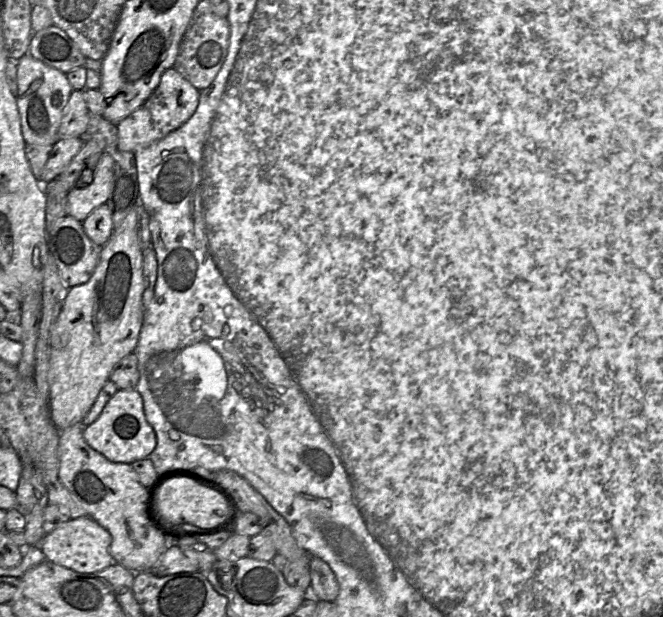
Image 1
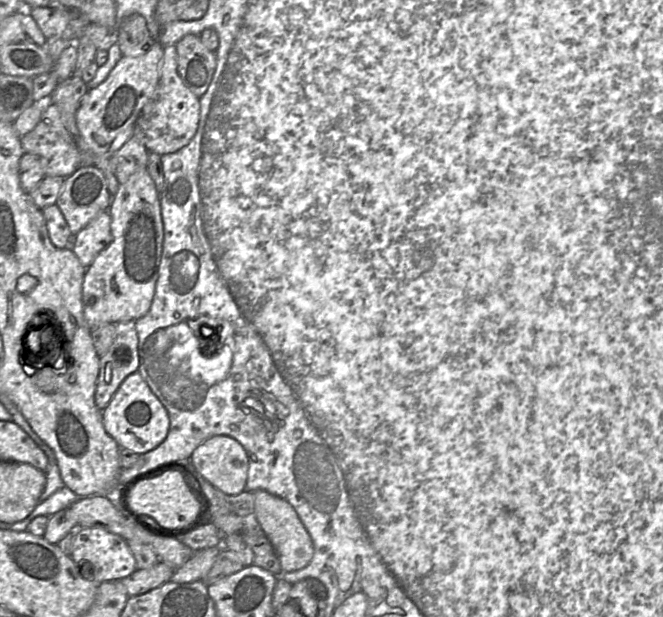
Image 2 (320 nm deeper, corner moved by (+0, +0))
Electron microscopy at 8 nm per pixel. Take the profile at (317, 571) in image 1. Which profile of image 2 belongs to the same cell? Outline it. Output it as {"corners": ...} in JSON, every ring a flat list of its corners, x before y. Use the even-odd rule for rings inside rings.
{"corners":[[264,490,253,494,257,520,276,551,282,572,293,572,306,567,314,555,314,544,295,509,286,500]]}

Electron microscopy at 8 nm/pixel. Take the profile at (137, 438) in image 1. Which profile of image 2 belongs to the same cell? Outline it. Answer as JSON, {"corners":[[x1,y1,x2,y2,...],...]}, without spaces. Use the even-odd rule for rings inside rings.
{"corners":[[138,372,130,374,122,382,107,407,102,410,102,422,107,434,119,447,137,455,158,447,166,439,170,427,166,408]]}

